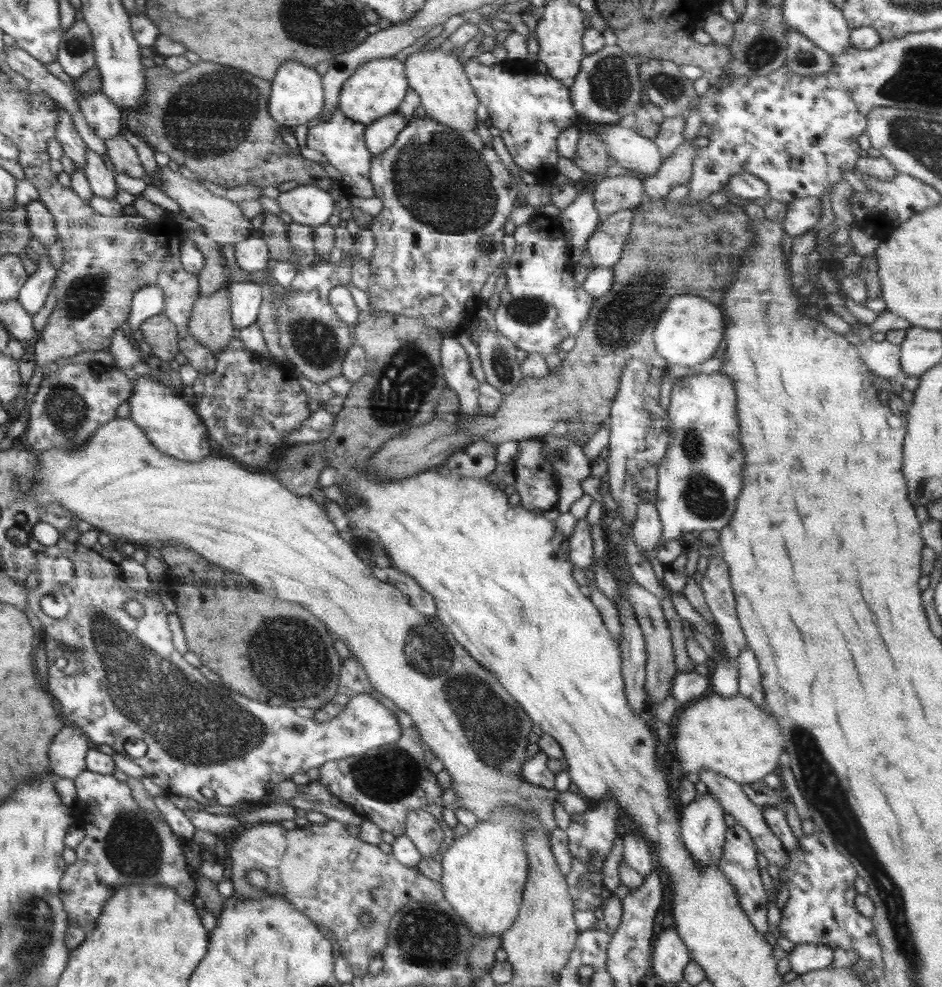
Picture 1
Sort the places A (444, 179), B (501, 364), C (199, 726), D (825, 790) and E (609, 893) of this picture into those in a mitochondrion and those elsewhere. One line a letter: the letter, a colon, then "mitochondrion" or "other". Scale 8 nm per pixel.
A: mitochondrion
B: mitochondrion
C: mitochondrion
D: mitochondrion
E: other

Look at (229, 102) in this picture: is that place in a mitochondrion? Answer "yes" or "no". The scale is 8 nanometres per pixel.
yes

